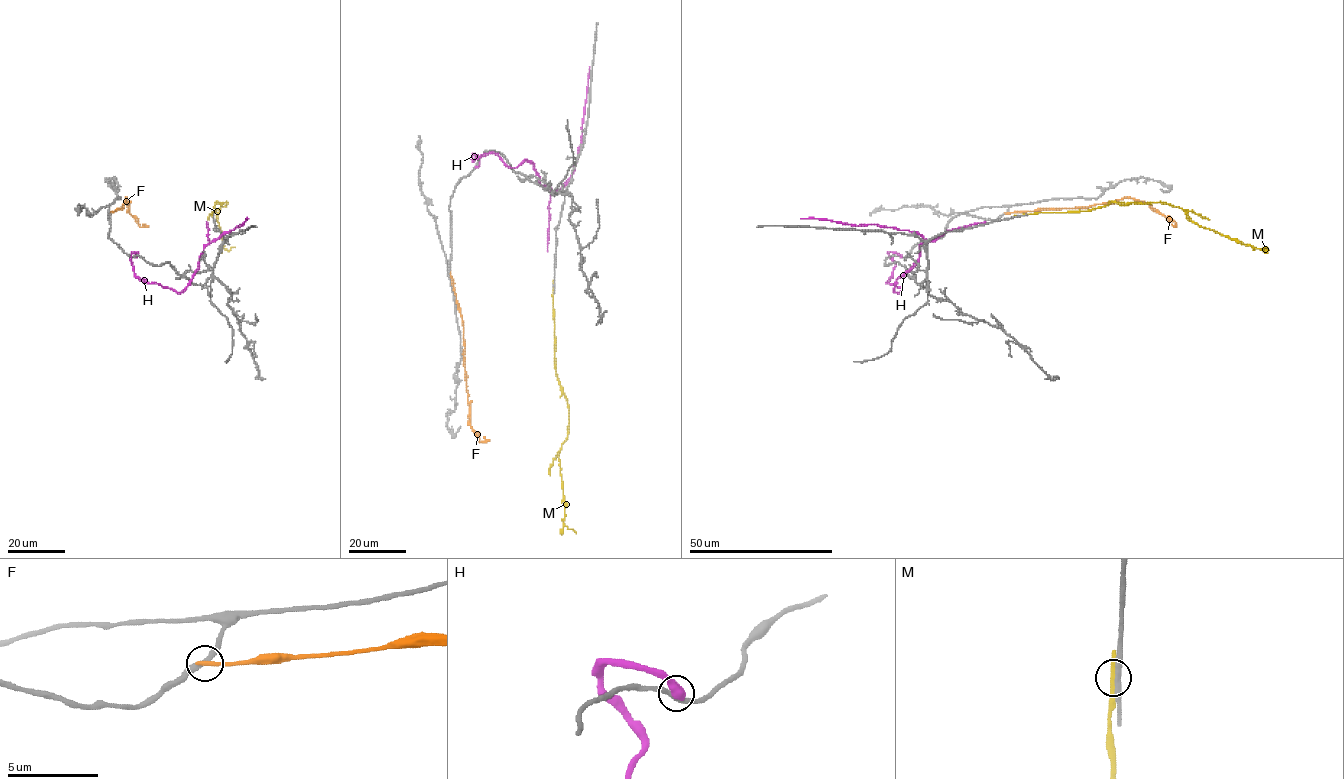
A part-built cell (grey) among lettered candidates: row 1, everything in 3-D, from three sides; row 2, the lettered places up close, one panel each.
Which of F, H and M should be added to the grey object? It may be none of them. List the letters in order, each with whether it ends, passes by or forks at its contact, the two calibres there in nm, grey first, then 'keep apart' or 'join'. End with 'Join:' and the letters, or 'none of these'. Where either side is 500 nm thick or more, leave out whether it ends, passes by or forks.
F: it ends there; 300 nm thick on the grey side, 260 nm on the other; keep apart
H: 240 nm thick on the grey side, 650 nm on the other; keep apart
M: it passes by; 280 nm thick on the grey side, 280 nm on the other; keep apart
Join: none of these

